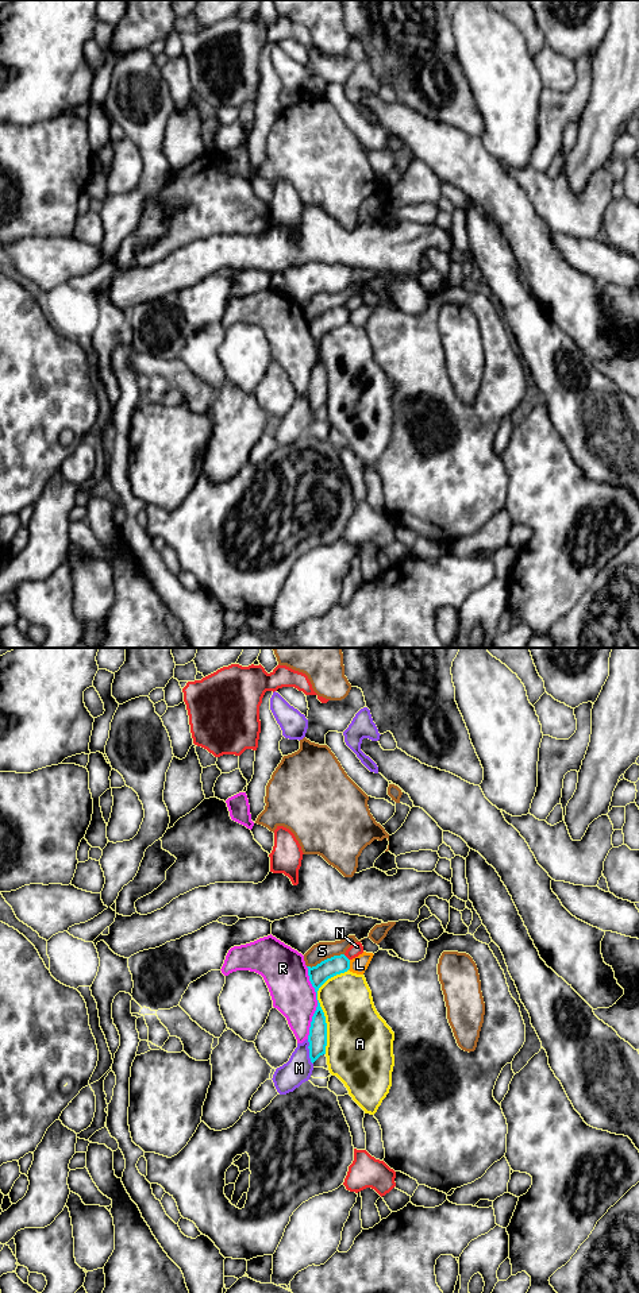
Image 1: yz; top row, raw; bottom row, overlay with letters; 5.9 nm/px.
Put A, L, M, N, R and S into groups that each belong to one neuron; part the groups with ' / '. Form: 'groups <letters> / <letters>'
groups A / L / M / N / R / S

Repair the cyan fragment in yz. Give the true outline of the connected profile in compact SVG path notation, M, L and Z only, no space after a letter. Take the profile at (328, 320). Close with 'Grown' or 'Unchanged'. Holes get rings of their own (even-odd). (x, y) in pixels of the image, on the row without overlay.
M334 308L317 316L316 319L307 319L308 328L312 339L316 344L317 352L317 343L319 340L331 329L344 325L350 321L350 312L344 308Z. Unchanged

